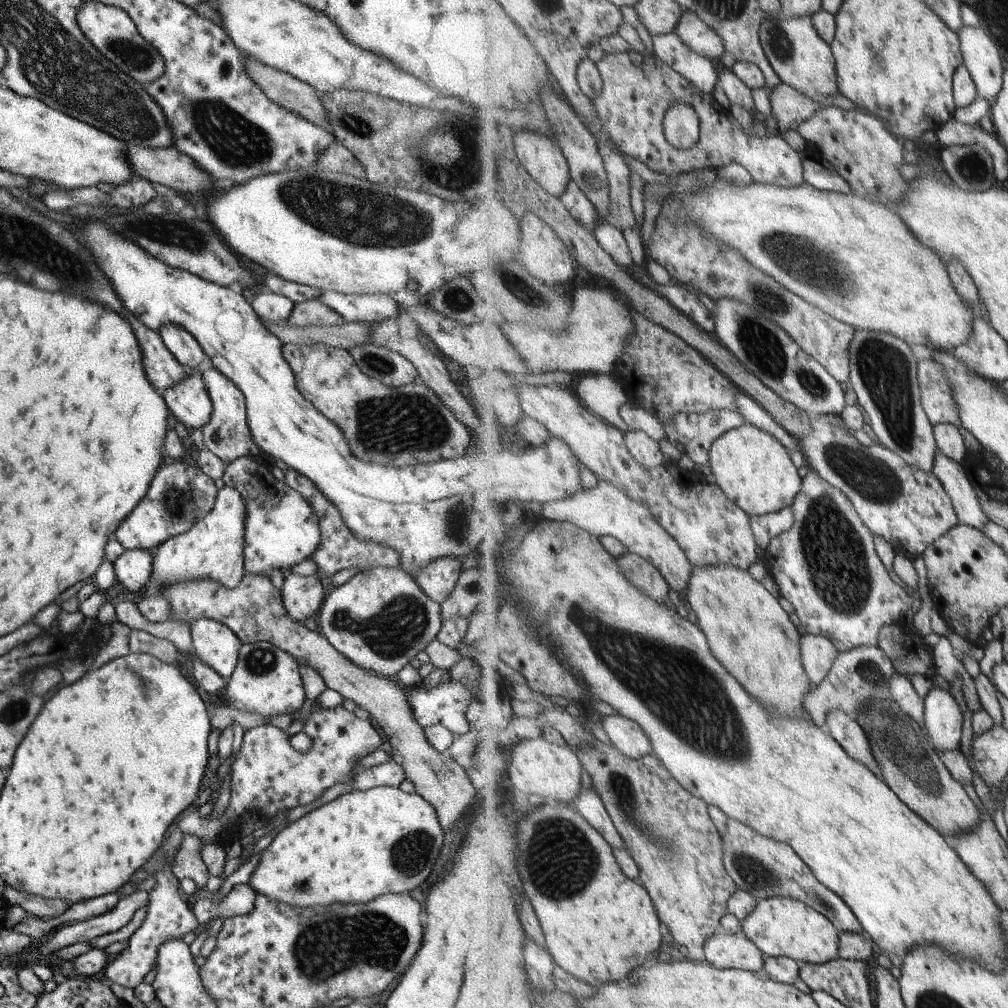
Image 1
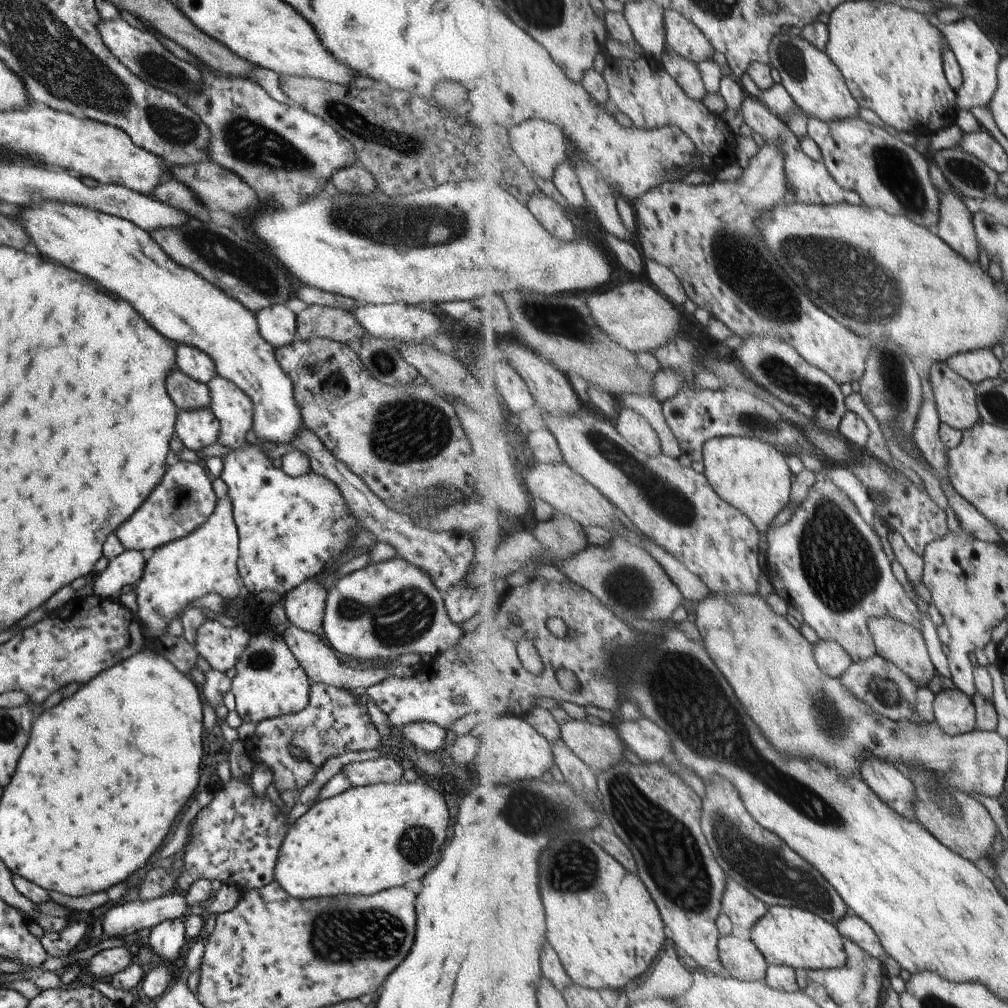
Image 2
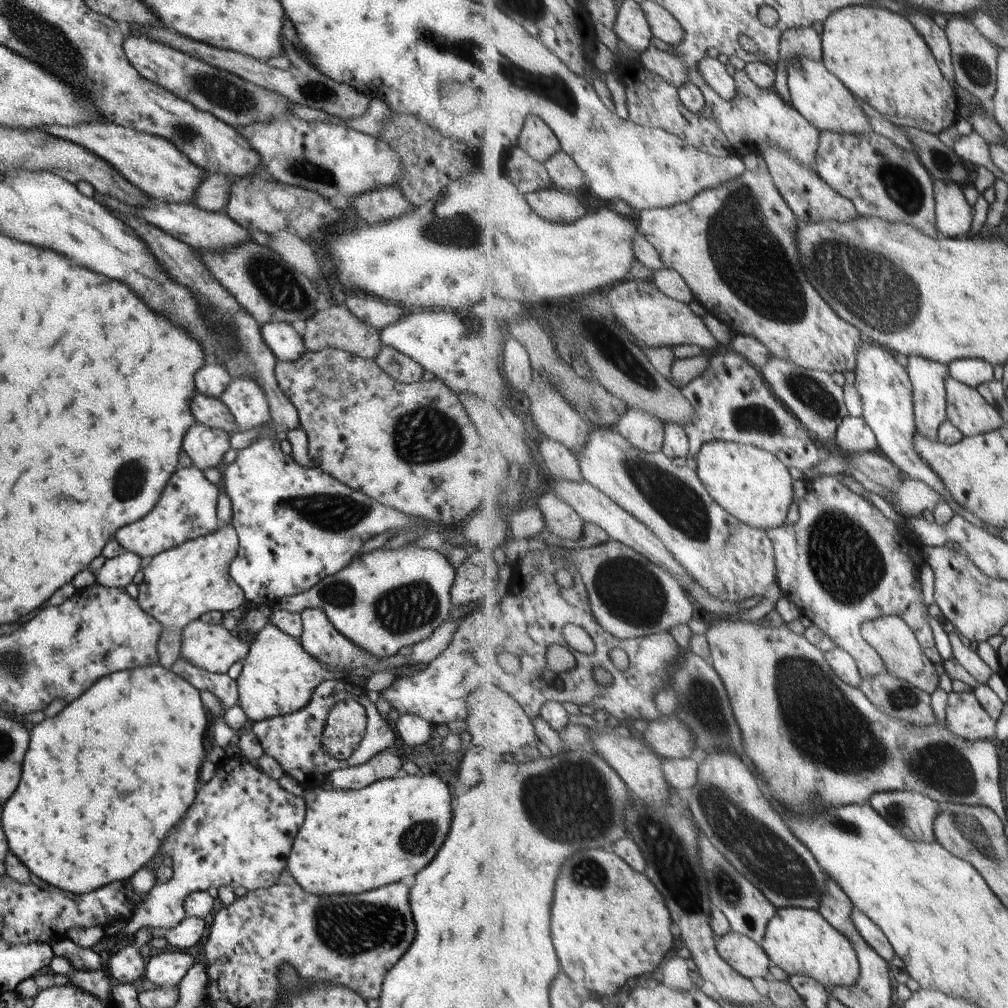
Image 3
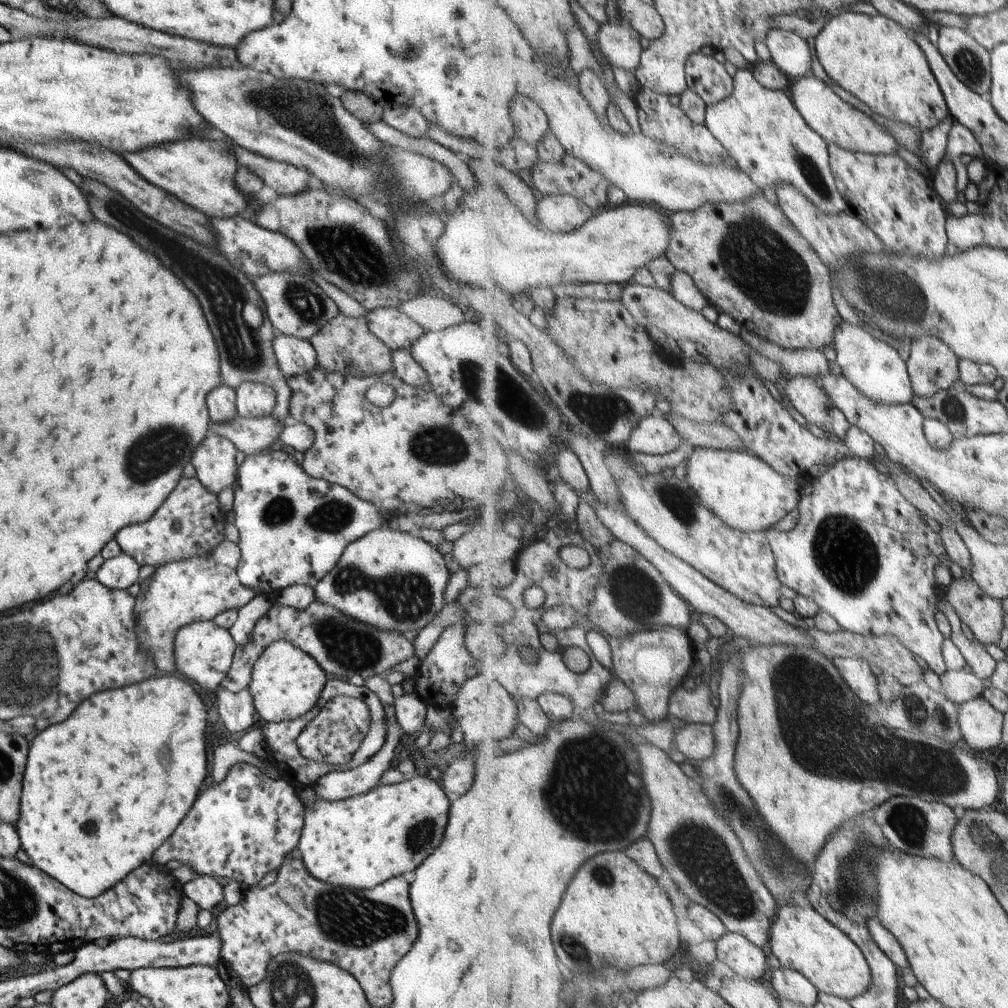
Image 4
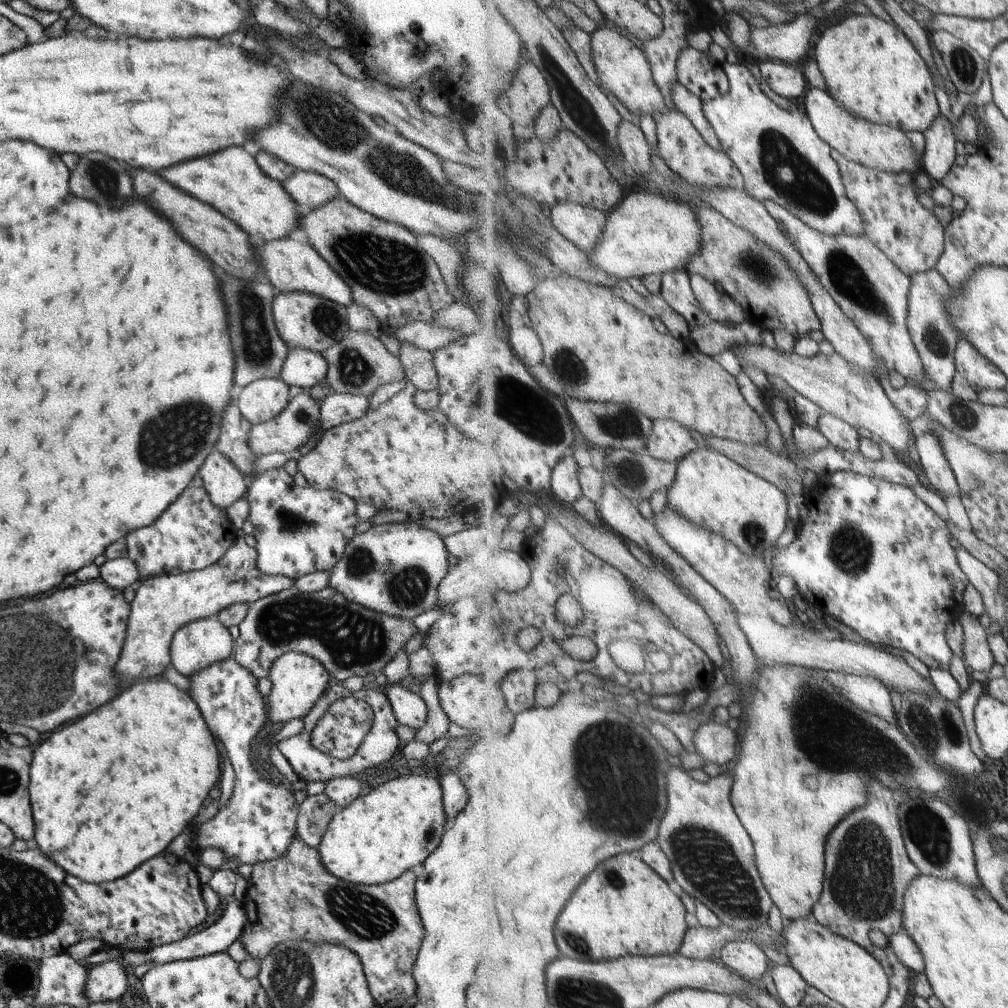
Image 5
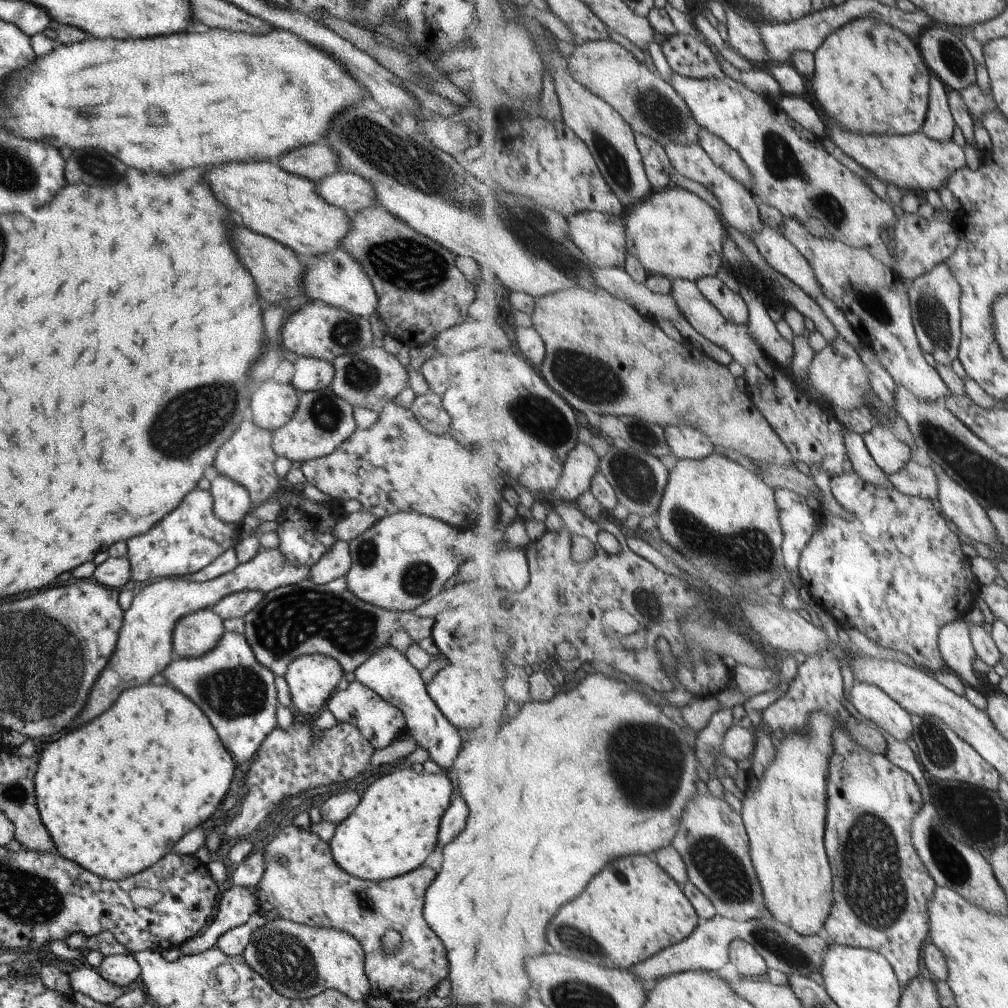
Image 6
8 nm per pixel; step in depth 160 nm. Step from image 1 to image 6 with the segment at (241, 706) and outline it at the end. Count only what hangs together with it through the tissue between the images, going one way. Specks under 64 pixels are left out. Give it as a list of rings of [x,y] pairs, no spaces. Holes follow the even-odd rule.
[[[303,655],[293,659],[286,668],[283,678],[290,694],[288,706],[292,706],[299,717],[312,718],[324,707],[327,699],[336,690],[339,678],[344,674],[334,658],[325,655]]]

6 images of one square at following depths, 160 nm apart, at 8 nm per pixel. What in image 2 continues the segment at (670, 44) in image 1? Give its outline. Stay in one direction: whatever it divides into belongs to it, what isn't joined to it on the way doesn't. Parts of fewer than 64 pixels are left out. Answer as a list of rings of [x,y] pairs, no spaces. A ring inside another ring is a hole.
[[[669,49],[661,56],[661,60],[671,76],[675,77],[675,80],[693,100],[701,101],[701,98],[705,98],[707,88],[703,84],[699,68],[695,66],[695,61]]]

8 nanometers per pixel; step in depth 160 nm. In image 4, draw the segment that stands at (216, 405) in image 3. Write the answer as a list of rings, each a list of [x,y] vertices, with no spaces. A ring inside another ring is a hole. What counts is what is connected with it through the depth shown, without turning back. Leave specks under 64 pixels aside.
[[[236,416],[226,423],[209,426],[209,434],[217,434],[226,438],[236,450],[245,456],[271,450],[279,444],[279,435],[286,422],[268,417],[243,418]]]

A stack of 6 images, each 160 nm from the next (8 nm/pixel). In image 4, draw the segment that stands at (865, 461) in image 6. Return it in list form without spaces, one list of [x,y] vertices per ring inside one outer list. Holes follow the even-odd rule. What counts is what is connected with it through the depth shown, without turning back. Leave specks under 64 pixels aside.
[[[797,374],[786,381],[785,392],[796,410],[829,436],[843,440],[850,431],[850,420],[837,408],[815,376]]]

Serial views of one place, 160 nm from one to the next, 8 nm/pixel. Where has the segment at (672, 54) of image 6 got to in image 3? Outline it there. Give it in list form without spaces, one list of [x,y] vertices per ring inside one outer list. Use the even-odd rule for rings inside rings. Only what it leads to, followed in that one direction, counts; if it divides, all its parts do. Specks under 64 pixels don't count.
[[[706,57],[697,68],[705,82],[709,83],[715,92],[725,100],[731,100],[738,93],[734,75],[729,74],[727,66],[716,58]]]

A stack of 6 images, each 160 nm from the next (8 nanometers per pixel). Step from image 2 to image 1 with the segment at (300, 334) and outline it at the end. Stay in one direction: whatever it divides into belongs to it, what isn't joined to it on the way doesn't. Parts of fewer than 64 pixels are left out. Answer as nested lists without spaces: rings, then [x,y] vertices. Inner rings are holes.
[[[313,299],[294,304],[287,323],[295,326],[339,326],[344,319],[321,301]]]

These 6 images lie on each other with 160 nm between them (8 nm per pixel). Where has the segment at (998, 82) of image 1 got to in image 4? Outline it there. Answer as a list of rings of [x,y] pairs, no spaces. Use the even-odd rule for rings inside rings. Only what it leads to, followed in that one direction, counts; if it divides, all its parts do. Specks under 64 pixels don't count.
[[[940,27],[937,46],[963,84],[982,97],[991,97],[990,51],[983,48],[967,30],[959,27]]]

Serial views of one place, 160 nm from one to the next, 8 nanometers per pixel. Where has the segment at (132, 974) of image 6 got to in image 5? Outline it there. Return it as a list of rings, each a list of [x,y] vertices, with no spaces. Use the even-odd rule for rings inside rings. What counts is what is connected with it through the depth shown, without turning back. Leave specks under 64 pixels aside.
[[[119,960],[103,961],[100,964],[88,967],[87,980],[84,984],[84,993],[93,1003],[117,1001],[129,987],[131,970],[125,968]]]

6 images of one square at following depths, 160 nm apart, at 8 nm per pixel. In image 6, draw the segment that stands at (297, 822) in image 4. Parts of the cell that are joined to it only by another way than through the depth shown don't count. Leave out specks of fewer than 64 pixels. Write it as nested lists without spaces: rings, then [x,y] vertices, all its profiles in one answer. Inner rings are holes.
[[[225,630],[219,637],[217,644],[205,654],[191,658],[175,657],[160,673],[168,685],[171,685],[183,696],[187,696],[207,716],[235,765],[244,761],[249,762],[267,733],[276,727],[275,708],[280,702],[277,700],[274,686],[275,676],[268,668],[259,664],[243,633]]]

